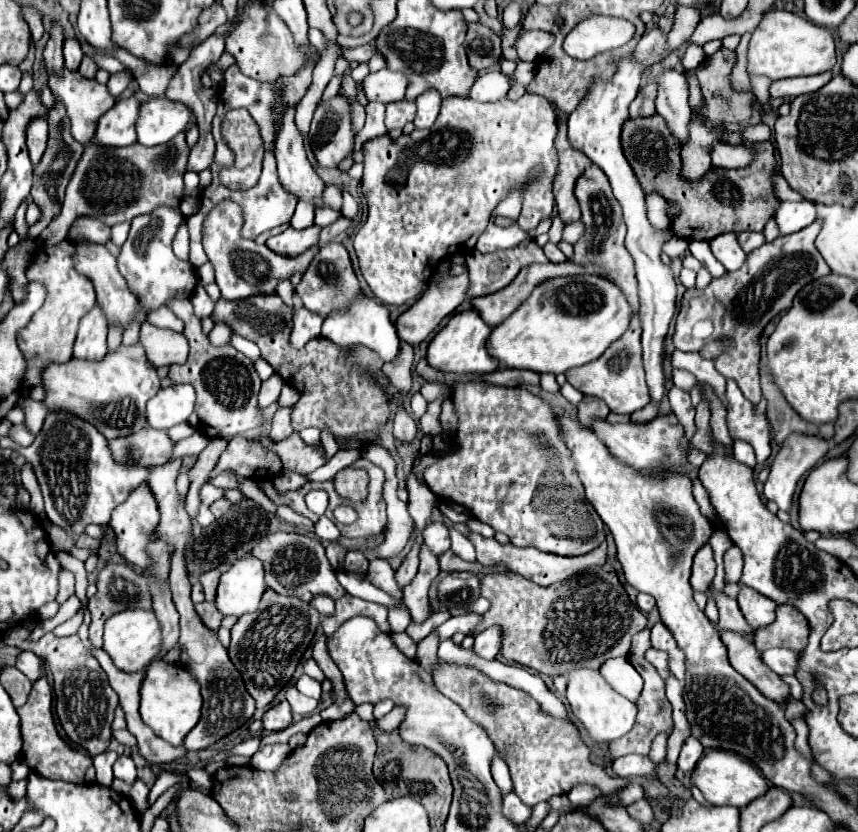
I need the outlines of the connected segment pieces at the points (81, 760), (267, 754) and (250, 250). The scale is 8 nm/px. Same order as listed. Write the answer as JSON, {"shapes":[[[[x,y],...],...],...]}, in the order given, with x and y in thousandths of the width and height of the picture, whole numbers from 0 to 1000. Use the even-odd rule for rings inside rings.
{"shapes":[[[[47,815],[40,822],[33,844],[26,851],[21,851],[23,868],[26,868],[23,877],[26,877],[26,889],[28,889],[26,911],[30,913],[30,918],[42,930],[47,930],[51,935],[58,935],[58,938],[77,938],[77,940],[93,942],[93,940],[98,940],[98,930],[100,930],[100,923],[107,918],[107,911],[103,906],[96,906],[96,904],[84,901],[68,885],[68,877],[63,873],[63,863],[58,858],[58,851],[61,851],[61,832],[58,832],[58,825],[56,825],[54,815]]],[[[317,894],[317,897],[310,897],[305,901],[301,901],[296,909],[294,909],[294,921],[301,923],[301,925],[310,925],[310,928],[319,928],[324,925],[331,913],[338,909],[338,897],[336,894]]],[[[268,240],[252,245],[238,264],[238,300],[242,305],[242,313],[249,317],[252,341],[256,344],[261,361],[282,361],[294,353],[317,353],[324,337],[338,334],[343,327],[354,327],[364,308],[371,303],[371,298],[361,298],[347,310],[326,310],[310,296],[301,296],[298,291],[282,286],[282,267],[282,248]]]]}

